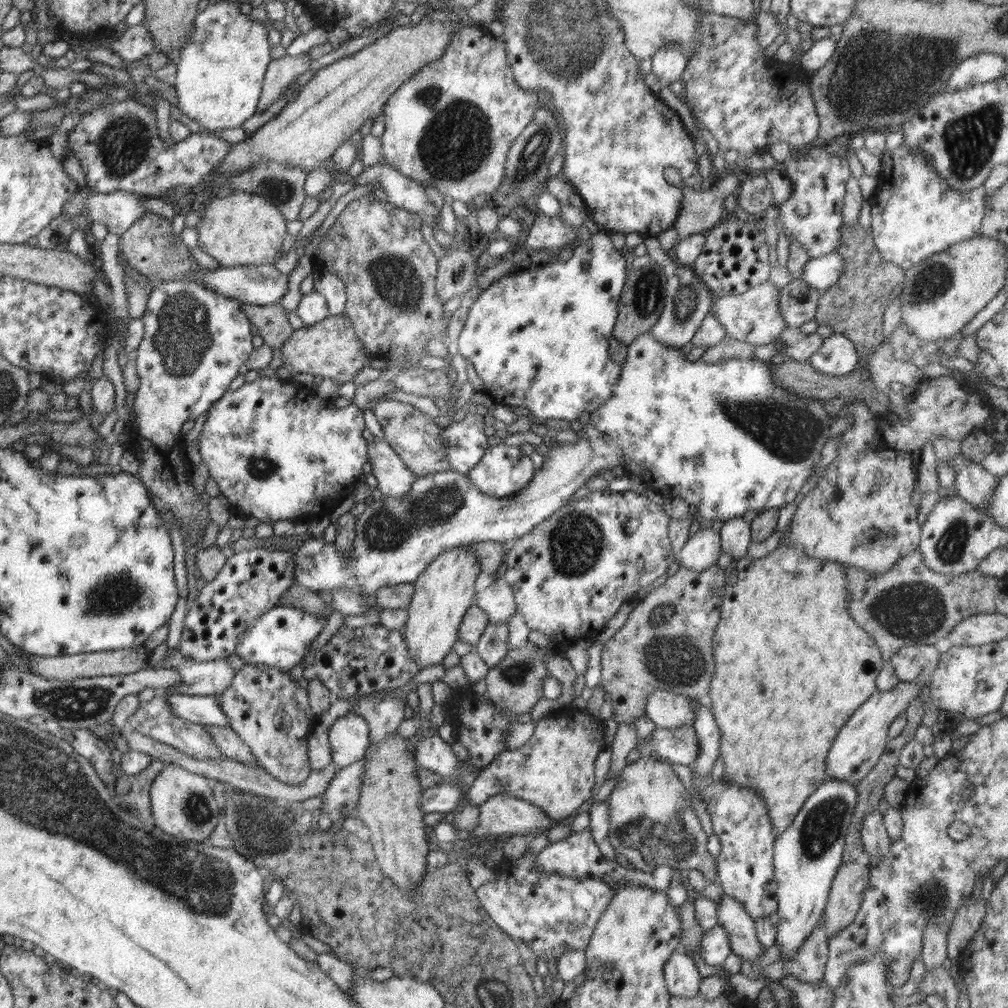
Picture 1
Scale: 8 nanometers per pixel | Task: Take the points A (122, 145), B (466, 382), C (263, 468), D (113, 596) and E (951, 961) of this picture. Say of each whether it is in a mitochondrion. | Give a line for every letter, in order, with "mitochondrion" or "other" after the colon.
A: mitochondrion
B: other
C: mitochondrion
D: mitochondrion
E: other

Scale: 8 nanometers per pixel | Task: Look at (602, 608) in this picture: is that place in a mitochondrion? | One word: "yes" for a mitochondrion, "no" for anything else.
no

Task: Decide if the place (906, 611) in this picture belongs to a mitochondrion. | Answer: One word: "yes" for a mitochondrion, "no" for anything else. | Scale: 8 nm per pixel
yes

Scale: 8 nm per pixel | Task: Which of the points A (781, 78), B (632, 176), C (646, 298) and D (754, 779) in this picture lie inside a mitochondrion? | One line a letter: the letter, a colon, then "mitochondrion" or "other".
A: other
B: other
C: mitochondrion
D: other

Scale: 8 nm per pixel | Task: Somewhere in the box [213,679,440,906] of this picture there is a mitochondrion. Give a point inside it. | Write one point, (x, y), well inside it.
(261, 833)

